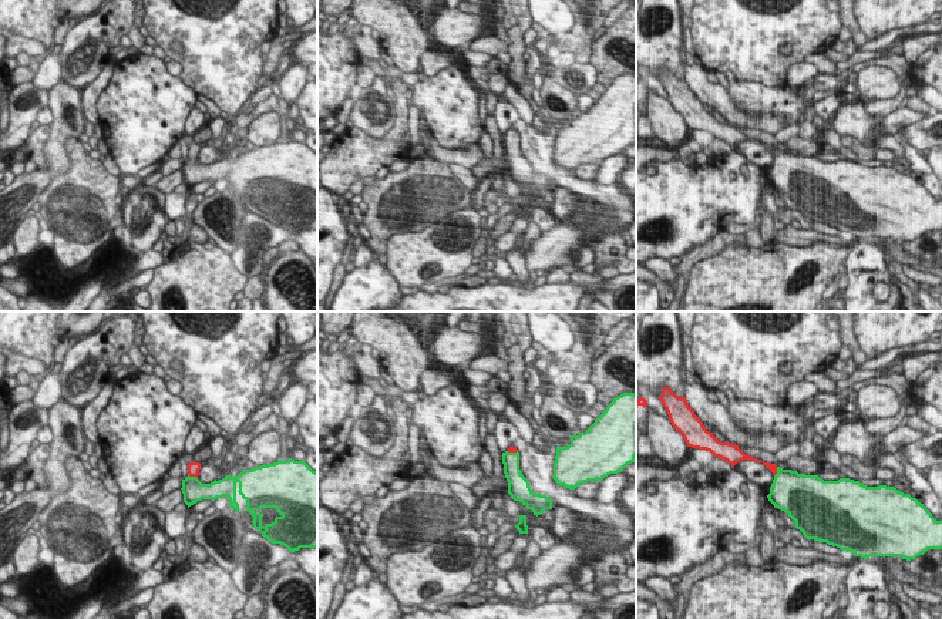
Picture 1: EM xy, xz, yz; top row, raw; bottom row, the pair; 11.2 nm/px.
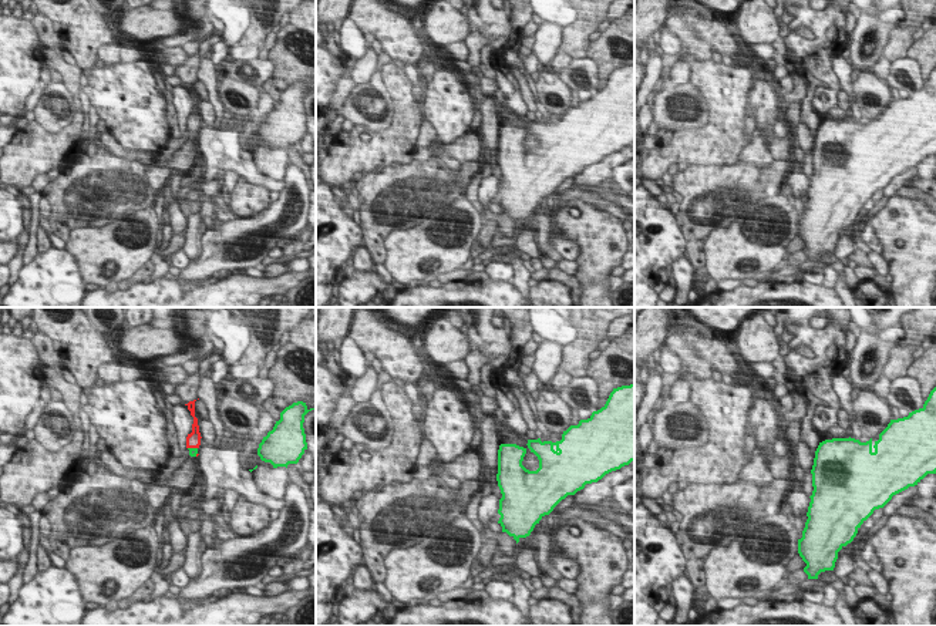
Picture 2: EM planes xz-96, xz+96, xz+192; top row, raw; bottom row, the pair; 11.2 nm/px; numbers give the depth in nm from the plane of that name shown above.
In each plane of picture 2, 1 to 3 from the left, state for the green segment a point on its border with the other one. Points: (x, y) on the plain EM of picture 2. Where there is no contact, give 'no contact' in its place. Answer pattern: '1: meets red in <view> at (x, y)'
1: meets red in xz-96 at (192, 128)
2: no contact
3: no contact

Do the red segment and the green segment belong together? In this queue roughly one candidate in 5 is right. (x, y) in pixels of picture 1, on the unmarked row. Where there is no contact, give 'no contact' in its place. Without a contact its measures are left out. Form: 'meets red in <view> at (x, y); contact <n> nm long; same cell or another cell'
meets red in xy at (192, 157); contact 120 nm long; same cell

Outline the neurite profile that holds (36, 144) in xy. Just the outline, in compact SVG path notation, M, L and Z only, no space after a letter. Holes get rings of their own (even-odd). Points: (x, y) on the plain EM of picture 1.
M40 125L27 141L26 161L33 161L40 171L50 171L51 165L46 157L46 144L51 137L51 125Z

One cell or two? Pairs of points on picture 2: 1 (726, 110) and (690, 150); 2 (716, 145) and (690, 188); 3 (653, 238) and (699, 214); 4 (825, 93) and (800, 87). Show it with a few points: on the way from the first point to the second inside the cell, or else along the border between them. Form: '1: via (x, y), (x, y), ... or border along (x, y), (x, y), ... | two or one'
1: via (723, 120), (700, 142) | one
2: border along (737, 162), (731, 165), (683, 165), (680, 168) | two
3: border along (674, 216), (686, 241), (686, 253) | two
4: border along (794, 73), (800, 77) | two

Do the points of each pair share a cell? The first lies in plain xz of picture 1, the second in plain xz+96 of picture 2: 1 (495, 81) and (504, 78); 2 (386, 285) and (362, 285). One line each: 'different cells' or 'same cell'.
1: different cells
2: same cell

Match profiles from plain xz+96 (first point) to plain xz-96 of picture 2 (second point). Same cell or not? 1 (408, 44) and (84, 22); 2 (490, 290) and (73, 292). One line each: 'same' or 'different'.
1: same
2: different

